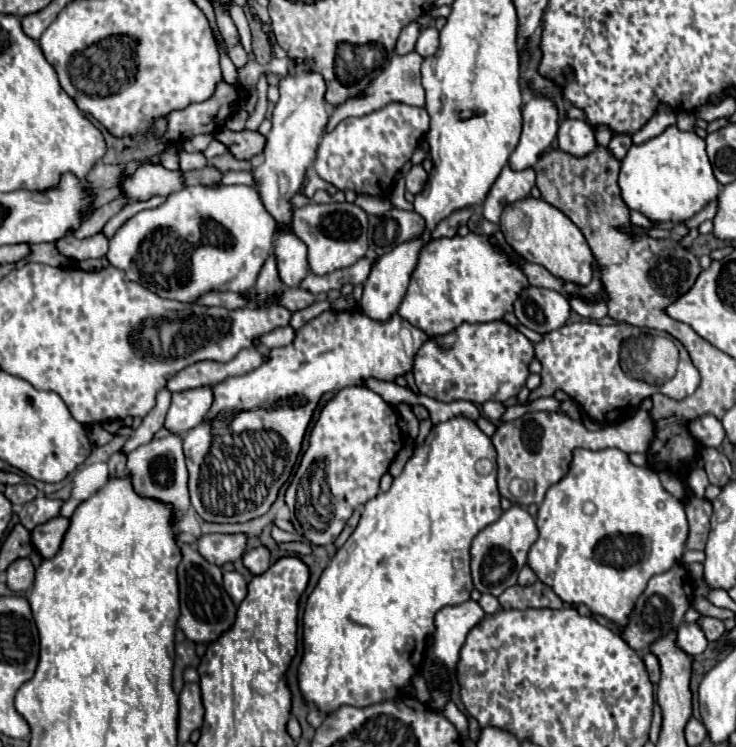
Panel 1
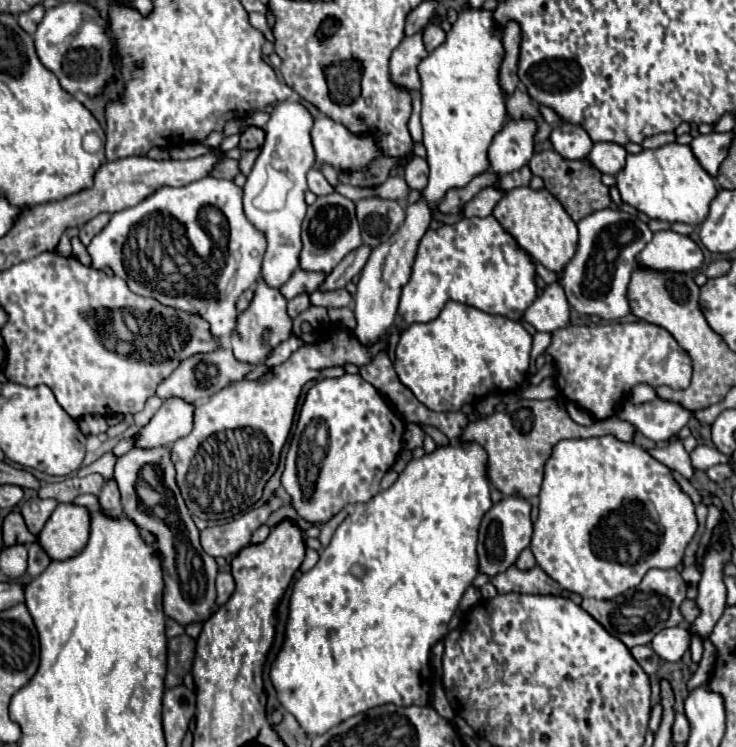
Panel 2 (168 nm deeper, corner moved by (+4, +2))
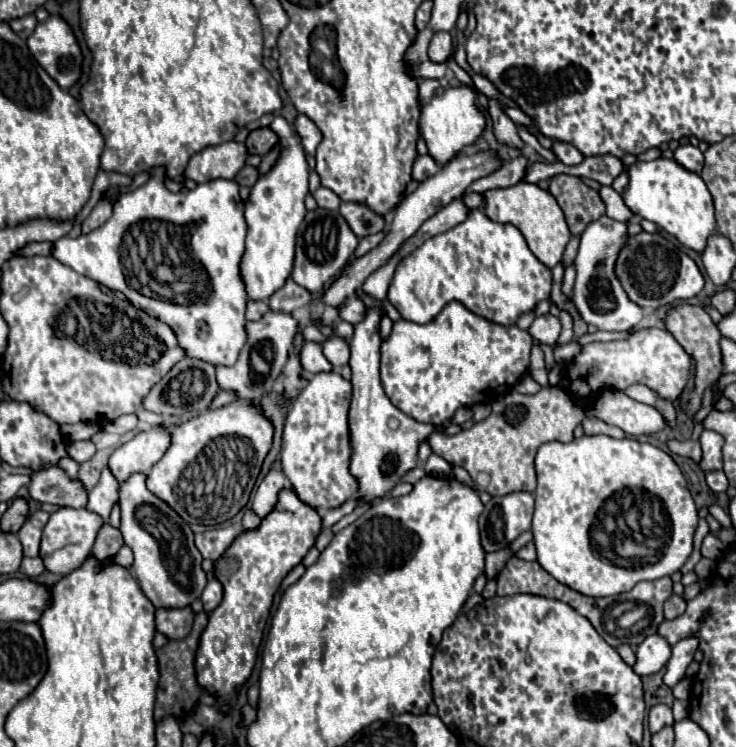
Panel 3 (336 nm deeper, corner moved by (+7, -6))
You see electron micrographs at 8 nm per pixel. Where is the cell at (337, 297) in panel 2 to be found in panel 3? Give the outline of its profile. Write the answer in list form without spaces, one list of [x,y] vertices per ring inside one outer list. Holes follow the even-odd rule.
[[[351,297],[351,299],[345,299],[339,307],[339,319],[347,321],[347,323],[359,323],[365,315],[365,305],[357,299],[357,297]]]

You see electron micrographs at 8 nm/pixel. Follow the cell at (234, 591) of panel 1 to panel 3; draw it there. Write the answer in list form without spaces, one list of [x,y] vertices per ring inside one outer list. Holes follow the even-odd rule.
[[[213,577],[213,579],[209,579],[209,583],[207,583],[205,591],[203,591],[203,597],[201,597],[203,609],[207,613],[211,613],[221,603],[221,599],[223,599],[223,585]]]

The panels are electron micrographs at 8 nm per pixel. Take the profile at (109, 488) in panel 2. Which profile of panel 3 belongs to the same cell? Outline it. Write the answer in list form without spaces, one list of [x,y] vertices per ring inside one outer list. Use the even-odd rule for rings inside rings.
[[[103,521],[103,527],[97,533],[97,541],[93,545],[93,555],[97,559],[105,559],[111,557],[113,553],[117,553],[123,545],[123,537],[121,531],[117,527],[113,527],[109,521]]]

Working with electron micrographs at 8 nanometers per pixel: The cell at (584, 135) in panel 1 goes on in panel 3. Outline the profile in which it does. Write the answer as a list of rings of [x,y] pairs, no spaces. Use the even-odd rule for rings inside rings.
[[[553,141],[553,153],[565,165],[579,165],[583,161],[583,153],[575,145],[565,141]]]

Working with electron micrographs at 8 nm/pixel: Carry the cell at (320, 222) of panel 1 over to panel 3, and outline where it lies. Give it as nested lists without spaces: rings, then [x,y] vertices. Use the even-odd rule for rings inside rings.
[[[317,207],[315,211],[307,211],[299,233],[297,233],[297,251],[295,251],[295,267],[293,267],[293,281],[305,287],[311,293],[323,289],[323,285],[343,269],[343,265],[351,259],[359,239],[347,227],[347,221],[339,211],[327,211]]]

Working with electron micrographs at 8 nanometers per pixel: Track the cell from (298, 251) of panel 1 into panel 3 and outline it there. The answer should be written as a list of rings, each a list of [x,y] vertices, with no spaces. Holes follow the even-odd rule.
[[[281,115],[273,119],[271,129],[279,137],[281,153],[269,173],[261,175],[251,187],[251,195],[245,203],[247,241],[245,255],[241,261],[241,275],[245,279],[249,299],[259,301],[269,301],[269,297],[283,287],[283,283],[293,271],[295,237],[307,211],[303,201],[309,195],[309,167],[303,145],[299,143],[299,135],[295,135],[295,129]]]

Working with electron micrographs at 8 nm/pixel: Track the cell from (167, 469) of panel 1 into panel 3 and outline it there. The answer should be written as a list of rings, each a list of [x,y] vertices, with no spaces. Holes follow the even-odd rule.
[[[135,473],[119,483],[121,533],[125,545],[133,549],[133,571],[143,593],[157,609],[185,609],[201,597],[207,585],[203,557],[193,543],[193,531],[163,499],[147,489],[147,475]]]

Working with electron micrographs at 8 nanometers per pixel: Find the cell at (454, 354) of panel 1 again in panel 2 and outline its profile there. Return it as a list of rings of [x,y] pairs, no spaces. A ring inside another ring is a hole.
[[[448,301],[434,321],[412,323],[400,333],[394,351],[394,369],[400,383],[428,409],[460,411],[464,403],[520,387],[530,365],[530,349],[532,335],[520,321]]]

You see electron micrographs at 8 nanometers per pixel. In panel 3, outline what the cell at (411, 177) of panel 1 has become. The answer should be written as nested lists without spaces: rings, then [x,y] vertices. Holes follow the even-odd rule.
[[[423,155],[423,157],[417,157],[415,163],[413,163],[413,179],[417,183],[423,183],[427,181],[429,177],[433,177],[441,167],[431,159],[431,155]]]

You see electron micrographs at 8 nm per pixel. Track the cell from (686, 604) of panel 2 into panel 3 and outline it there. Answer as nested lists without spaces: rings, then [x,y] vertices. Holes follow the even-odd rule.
[[[673,595],[667,603],[665,603],[665,619],[677,619],[679,615],[683,615],[685,611],[685,599]]]

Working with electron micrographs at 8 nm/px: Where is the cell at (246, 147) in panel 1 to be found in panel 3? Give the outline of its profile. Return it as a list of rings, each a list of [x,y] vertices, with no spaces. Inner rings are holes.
[[[255,129],[249,133],[245,147],[251,155],[265,155],[277,143],[277,135],[271,129]]]

